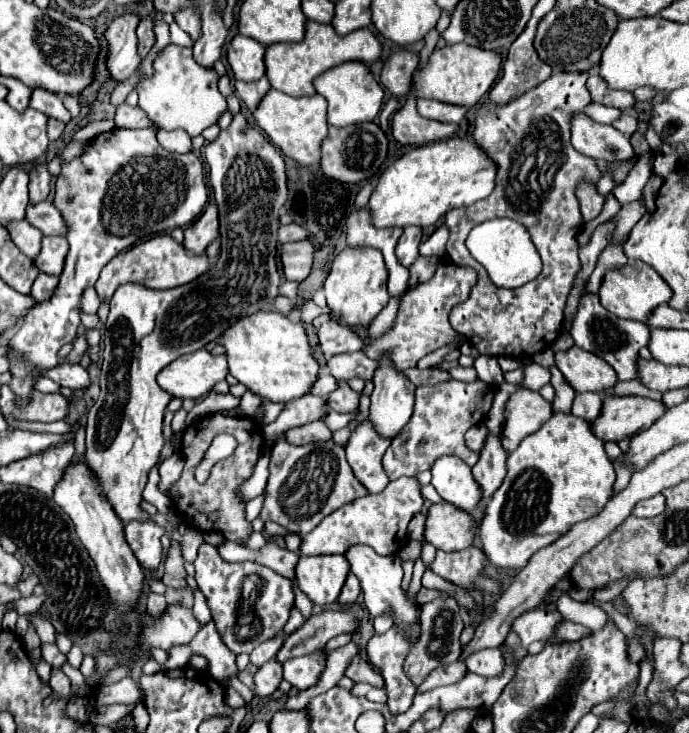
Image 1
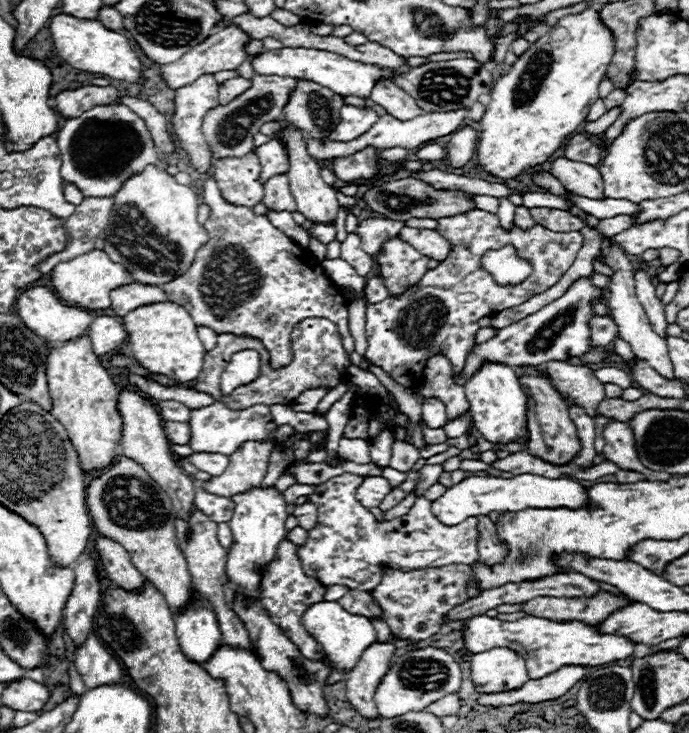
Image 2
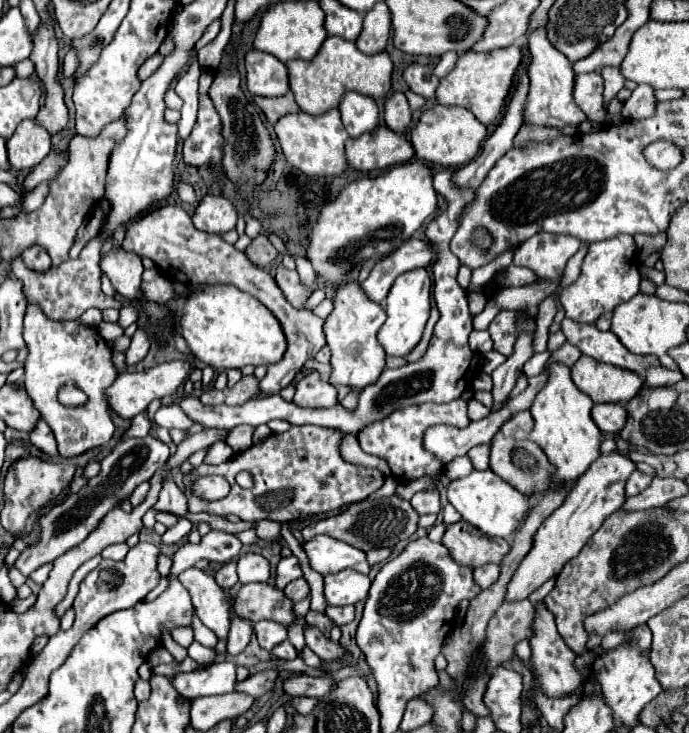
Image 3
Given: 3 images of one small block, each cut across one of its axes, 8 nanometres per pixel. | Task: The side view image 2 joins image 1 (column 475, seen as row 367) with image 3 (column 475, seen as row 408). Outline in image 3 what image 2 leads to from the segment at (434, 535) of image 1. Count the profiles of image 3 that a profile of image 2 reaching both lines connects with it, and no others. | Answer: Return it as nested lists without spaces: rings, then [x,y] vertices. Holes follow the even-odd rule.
[[[460,520],[446,528],[442,544],[450,550],[450,556],[462,566],[482,566],[482,564],[500,564],[502,558],[510,552],[506,540],[498,542],[484,536],[478,528]]]

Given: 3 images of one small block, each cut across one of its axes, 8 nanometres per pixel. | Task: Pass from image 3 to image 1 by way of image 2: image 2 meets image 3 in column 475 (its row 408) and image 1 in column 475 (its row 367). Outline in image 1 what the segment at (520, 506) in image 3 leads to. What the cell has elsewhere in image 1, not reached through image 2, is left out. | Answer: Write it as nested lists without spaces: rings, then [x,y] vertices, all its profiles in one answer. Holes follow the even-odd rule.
[[[440,456],[432,464],[430,472],[432,486],[446,502],[470,514],[476,510],[482,496],[468,464],[462,464],[462,460],[458,460],[456,456]]]

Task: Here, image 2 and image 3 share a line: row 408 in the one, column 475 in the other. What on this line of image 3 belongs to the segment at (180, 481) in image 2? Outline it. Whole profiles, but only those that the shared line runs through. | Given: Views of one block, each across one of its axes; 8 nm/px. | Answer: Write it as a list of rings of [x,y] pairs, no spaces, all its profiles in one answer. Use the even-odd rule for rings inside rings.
[[[436,104],[434,108],[422,112],[420,122],[412,128],[412,146],[420,160],[426,160],[444,168],[460,168],[478,156],[486,134],[488,134],[486,126],[480,124],[466,108]]]

